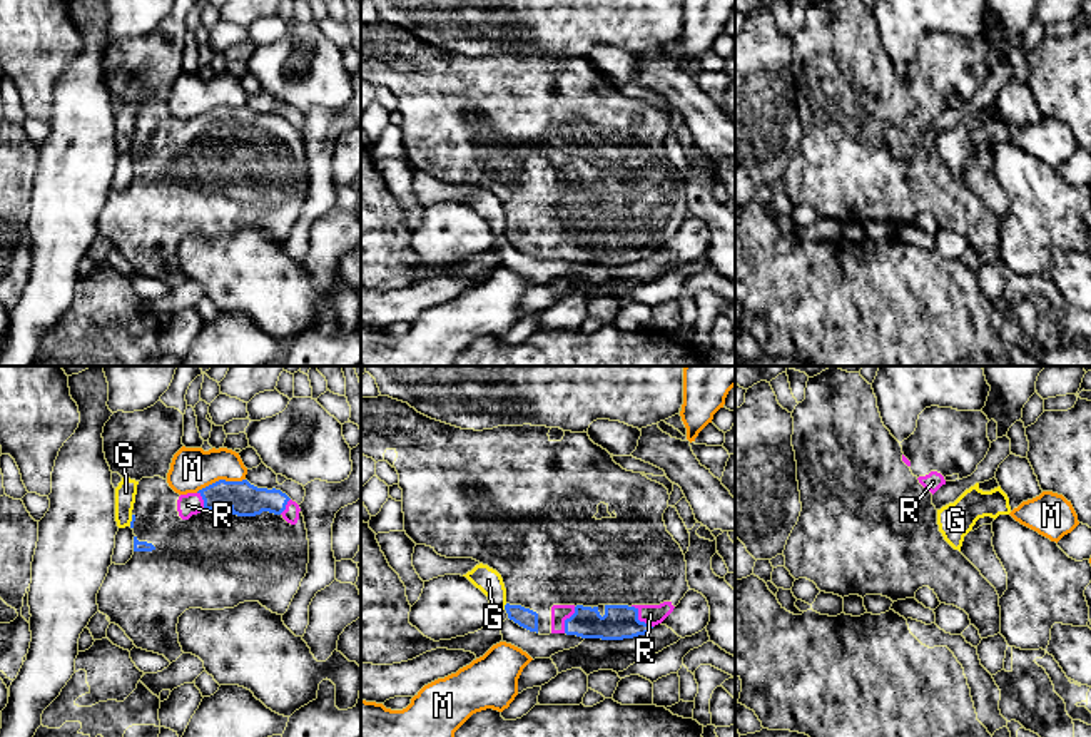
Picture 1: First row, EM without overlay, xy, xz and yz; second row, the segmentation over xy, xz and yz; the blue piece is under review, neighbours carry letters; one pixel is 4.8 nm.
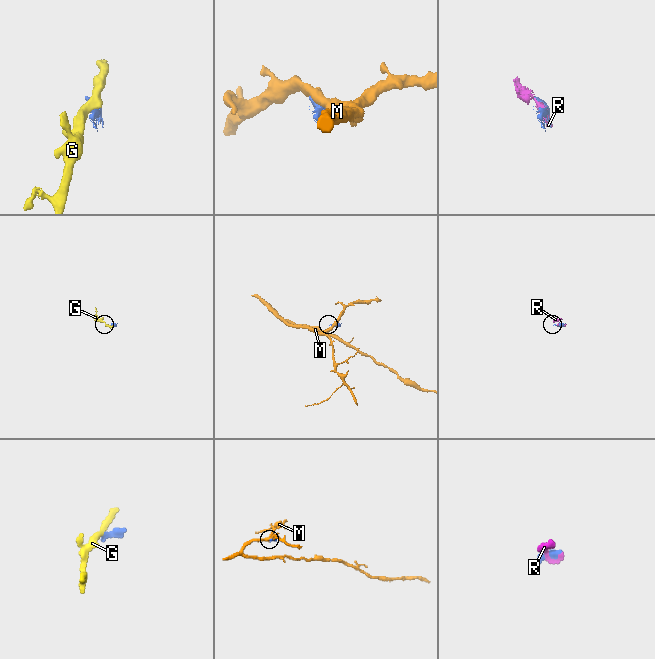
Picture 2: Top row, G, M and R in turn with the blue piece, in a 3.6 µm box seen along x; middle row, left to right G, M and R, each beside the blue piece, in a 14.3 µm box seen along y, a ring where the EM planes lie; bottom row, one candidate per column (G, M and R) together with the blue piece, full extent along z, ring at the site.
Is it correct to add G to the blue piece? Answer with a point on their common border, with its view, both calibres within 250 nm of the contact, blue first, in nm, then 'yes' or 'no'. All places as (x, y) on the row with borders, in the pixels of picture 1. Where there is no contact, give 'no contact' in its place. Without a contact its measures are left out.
contact xz (505, 607); calibres 90 and 120 nm; no

